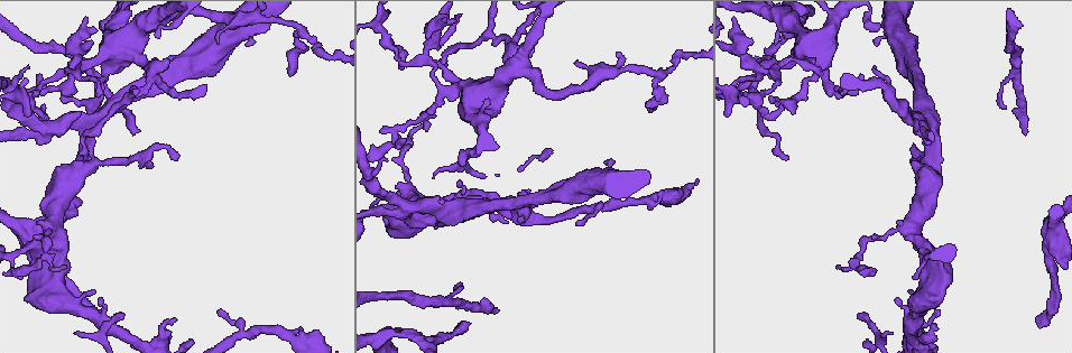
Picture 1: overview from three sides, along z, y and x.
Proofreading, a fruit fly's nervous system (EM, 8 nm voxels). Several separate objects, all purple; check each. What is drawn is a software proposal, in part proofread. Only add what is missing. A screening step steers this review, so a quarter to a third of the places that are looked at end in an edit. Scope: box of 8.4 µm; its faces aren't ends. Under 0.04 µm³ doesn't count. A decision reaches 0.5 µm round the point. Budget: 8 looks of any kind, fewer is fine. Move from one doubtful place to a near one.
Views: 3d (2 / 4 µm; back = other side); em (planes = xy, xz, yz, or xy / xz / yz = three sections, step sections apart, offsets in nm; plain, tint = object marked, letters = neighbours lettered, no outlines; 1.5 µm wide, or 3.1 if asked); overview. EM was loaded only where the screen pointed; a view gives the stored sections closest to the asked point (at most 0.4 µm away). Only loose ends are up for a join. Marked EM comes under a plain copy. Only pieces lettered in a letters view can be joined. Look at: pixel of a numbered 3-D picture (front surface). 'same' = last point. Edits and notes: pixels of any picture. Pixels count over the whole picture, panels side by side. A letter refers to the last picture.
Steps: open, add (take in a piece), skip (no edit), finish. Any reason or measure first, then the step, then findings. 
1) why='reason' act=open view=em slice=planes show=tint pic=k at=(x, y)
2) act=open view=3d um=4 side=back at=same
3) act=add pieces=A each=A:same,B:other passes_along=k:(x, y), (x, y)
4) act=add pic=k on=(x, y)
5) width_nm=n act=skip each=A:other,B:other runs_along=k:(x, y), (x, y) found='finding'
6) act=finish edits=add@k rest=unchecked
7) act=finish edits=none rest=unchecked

why='thin end' act=open view=em slice=xz step=8 show=tint pic=1 at=(220, 310)

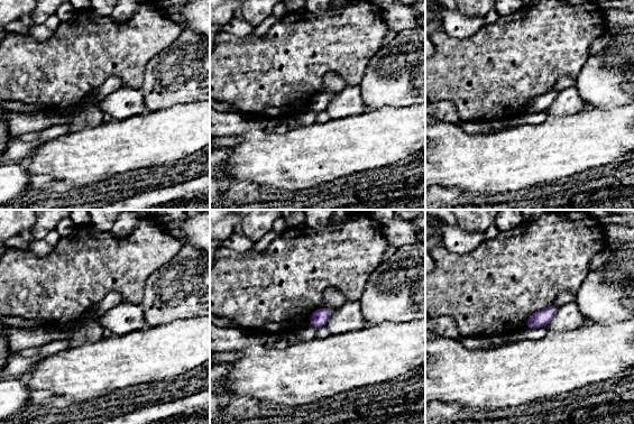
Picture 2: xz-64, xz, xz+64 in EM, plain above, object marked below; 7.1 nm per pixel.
why='another direction' act=open view=em slice=planes show=letters at=same

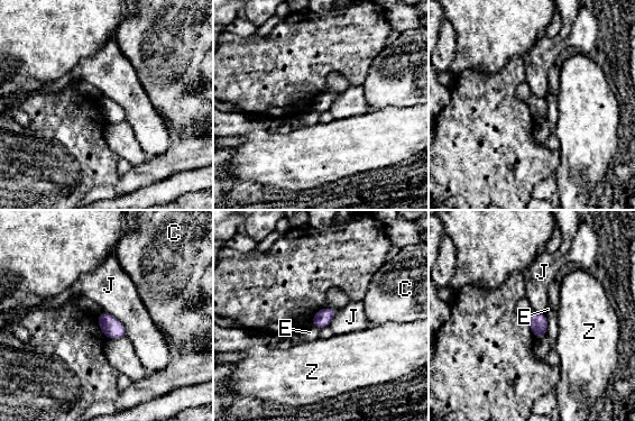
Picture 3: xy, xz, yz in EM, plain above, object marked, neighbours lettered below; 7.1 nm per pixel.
longest_contact=J:260nm act=skip each=C:other,E:other,J:other,Z:other border=3:(103, 311), (123, 326), (127, 336) found='none of them fits'

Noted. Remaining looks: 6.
why='free end' act=open view=em slice=planes show=letters pic=1 at=(1039, 319)

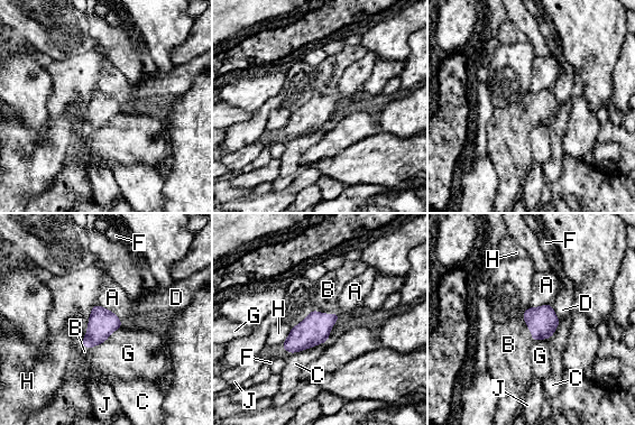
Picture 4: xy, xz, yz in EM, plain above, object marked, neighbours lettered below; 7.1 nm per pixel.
width_nm=200 act=add pic=4 on=(508, 344) each=A:other,B:same,C:other,D:other,F:other,G:other,H:other,J:other found='the neuron continues'

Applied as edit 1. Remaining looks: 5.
why='tapers out' act=open view=3d um=4 pic=1 at=(66, 265)

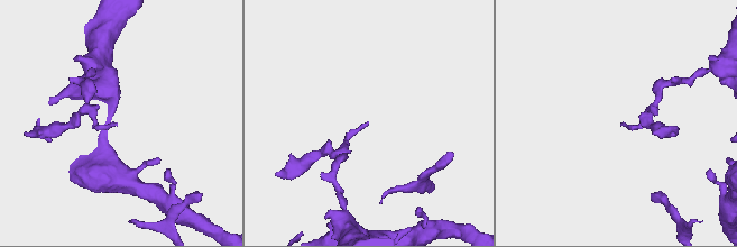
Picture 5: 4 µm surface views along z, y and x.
why='now the EM' act=open view=em slice=xy step=4 show=tint pic=5 at=(621, 124)

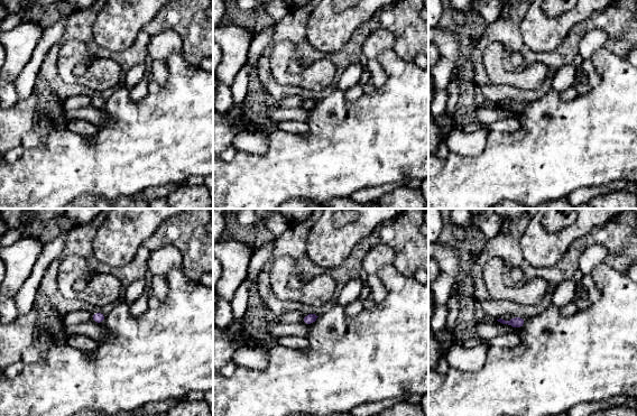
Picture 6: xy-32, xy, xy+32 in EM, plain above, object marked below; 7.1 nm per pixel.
why='cut it another way' act=open view=em slice=planes show=letters at=same

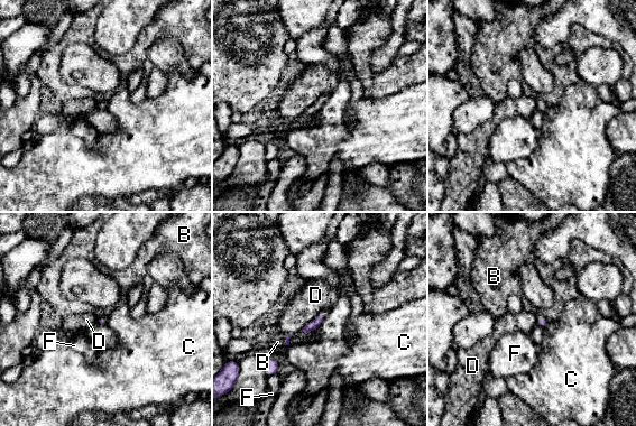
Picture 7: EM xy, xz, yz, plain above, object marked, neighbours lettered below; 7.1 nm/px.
act=skip each=B:other,C:other,D:other,F:other border=7:(323, 315), (323, 320), (316, 330) found='no lettered piece goes on from it'

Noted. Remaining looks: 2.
act=finish edits=add@4 rest=unchecked

